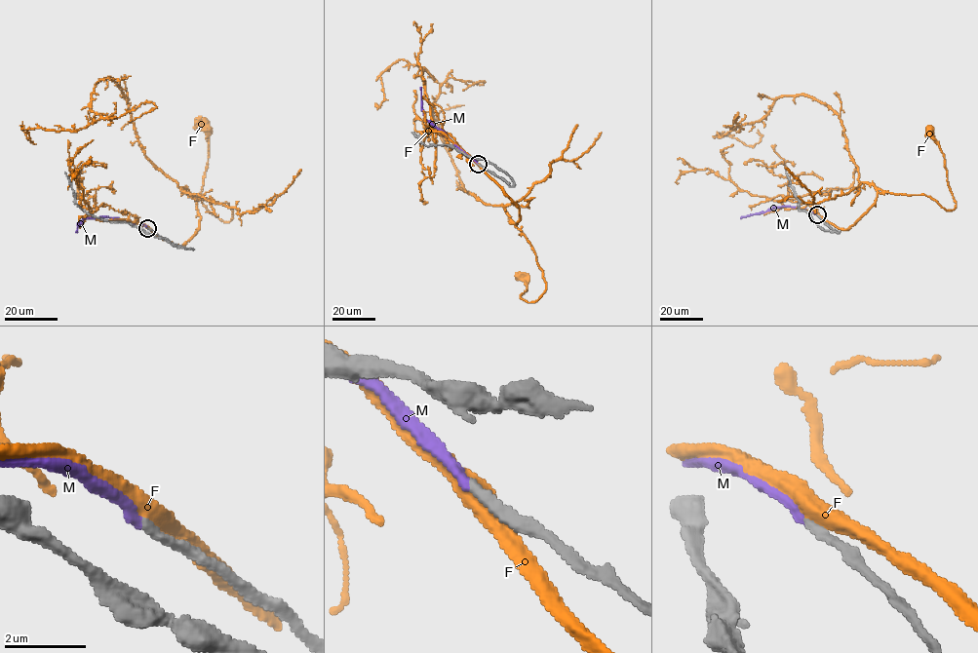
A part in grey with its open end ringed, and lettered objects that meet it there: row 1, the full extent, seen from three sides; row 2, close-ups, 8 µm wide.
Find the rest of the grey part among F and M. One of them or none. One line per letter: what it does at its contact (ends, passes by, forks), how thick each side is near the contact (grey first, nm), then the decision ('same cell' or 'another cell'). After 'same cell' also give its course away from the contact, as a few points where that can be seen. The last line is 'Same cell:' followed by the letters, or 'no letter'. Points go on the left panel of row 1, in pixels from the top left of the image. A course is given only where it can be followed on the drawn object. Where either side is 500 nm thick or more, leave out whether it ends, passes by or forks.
F: it passes by; calibres 280 and 480 nm; another cell
M: it ends; calibres 240 and 240 nm; same cell; course (147, 228), (142, 224), (97, 216), (84, 217), (75, 231)
Same cell: M

